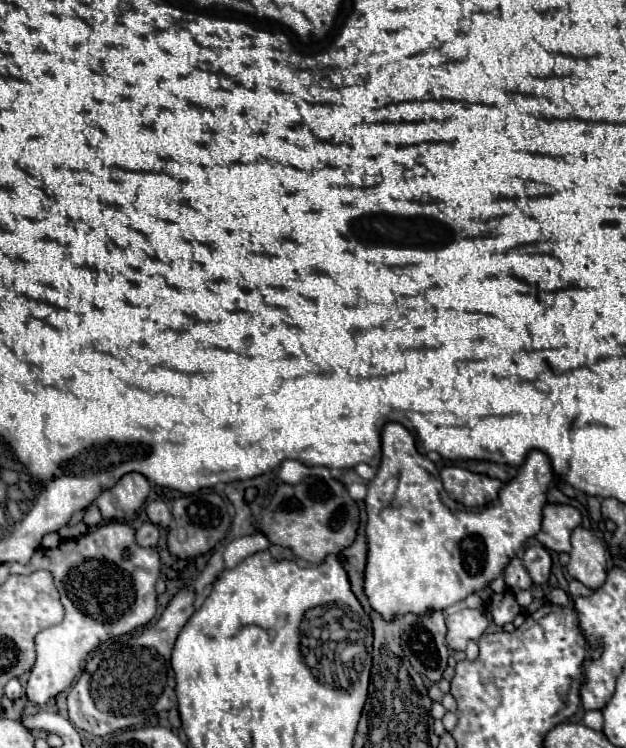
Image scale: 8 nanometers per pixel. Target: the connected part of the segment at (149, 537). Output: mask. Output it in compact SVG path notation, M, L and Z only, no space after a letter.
M147 522L137 530L135 540L139 542L139 546L155 546L159 542L159 526Z

